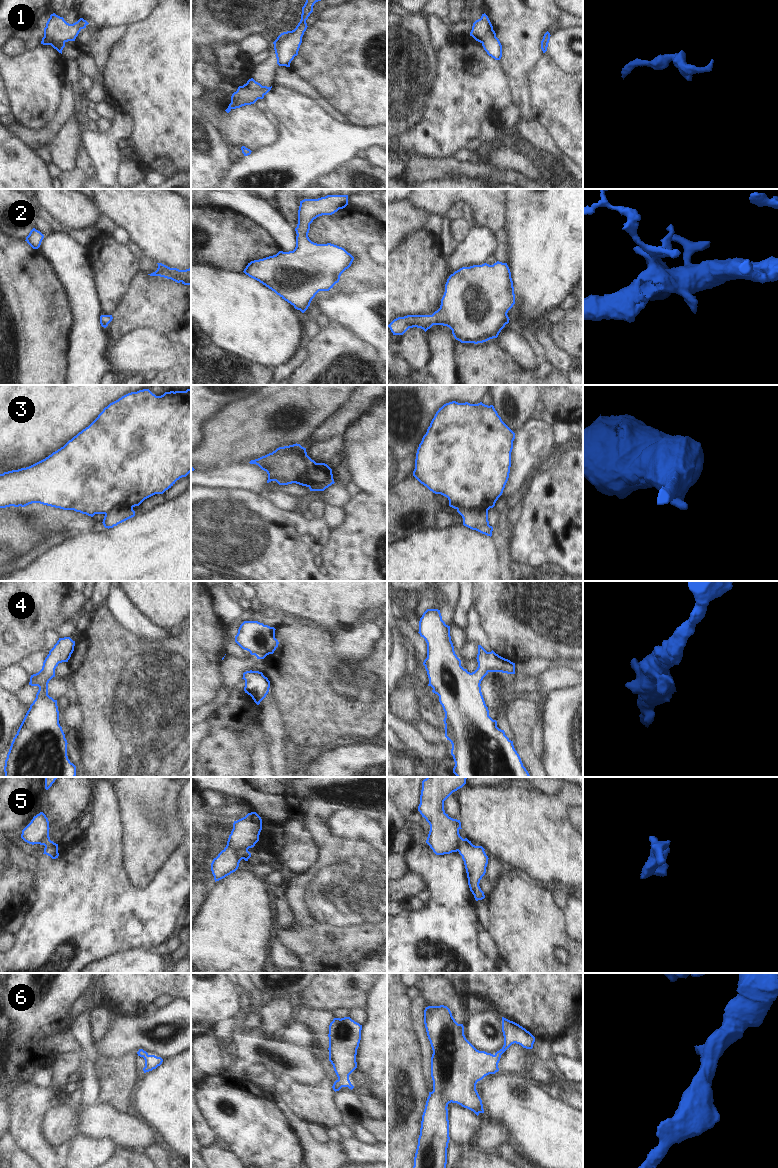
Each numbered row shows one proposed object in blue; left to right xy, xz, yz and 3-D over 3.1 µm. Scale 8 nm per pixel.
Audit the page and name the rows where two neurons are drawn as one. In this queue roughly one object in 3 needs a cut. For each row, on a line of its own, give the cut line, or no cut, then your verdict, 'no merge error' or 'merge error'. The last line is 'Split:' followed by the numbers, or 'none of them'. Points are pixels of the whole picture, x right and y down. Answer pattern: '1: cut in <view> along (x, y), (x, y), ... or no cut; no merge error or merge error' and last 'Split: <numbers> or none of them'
1: cut in xz along (241, 86), (259, 91), (263, 95); merge error
2: no cut; no merge error
3: cut in xz along (306, 453), (303, 457), (306, 467), (306, 484), (312, 490); merge error
4: no cut; no merge error
5: cut in yz along (463, 839), (457, 850); merge error
6: no cut; no merge error
Split: 1, 3, 5

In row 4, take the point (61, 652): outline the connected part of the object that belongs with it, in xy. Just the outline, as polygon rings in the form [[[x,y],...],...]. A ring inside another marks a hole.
[[[70,637],[59,638],[43,662],[42,669],[31,675],[29,685],[38,686],[36,698],[30,705],[5,760],[5,777],[75,777],[76,766],[67,756],[67,740],[59,724],[57,700],[48,695],[48,683],[55,677],[59,663],[68,662],[74,651],[75,641]]]

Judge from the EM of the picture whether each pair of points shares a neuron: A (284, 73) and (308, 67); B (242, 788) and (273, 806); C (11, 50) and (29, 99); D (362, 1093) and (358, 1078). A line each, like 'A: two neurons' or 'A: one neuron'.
A: two neurons
B: one neuron
C: two neurons
D: one neuron

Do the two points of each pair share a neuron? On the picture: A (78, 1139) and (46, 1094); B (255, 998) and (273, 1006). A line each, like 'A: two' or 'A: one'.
A: two
B: two

